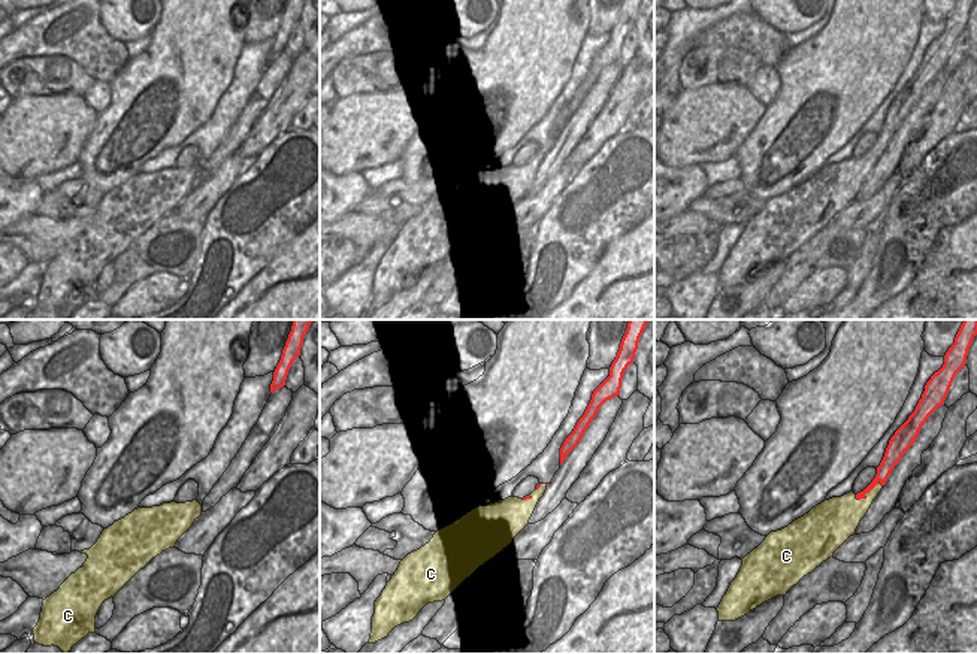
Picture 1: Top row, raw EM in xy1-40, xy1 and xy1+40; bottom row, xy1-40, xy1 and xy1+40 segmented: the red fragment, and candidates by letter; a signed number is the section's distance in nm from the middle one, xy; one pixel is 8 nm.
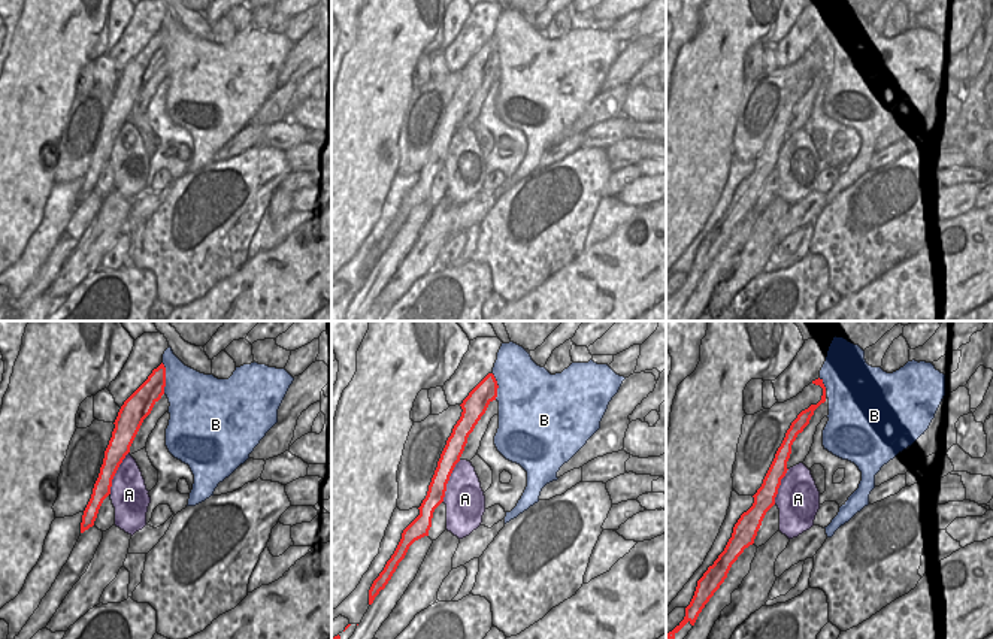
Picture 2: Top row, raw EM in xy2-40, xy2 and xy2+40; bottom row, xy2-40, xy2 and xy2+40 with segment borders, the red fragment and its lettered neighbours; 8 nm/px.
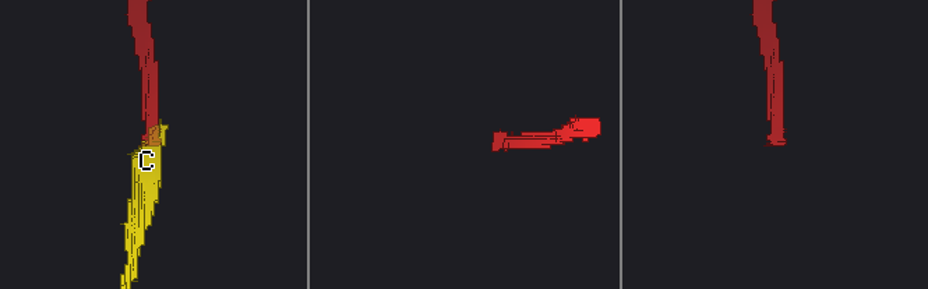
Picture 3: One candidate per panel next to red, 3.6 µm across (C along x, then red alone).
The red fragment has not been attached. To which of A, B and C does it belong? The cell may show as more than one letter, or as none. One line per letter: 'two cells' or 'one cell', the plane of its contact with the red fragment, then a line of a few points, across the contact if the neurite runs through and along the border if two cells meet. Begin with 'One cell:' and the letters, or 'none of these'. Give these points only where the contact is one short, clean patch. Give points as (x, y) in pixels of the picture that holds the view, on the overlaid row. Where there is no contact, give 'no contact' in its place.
One cell: C
A: two cells | xy2
B: two cells | xy2-40 | xy2-40 (162, 363), (165, 368), (165, 393)
C: one cell | xy1+40 | xy1+40 (883, 471), (880, 480), (867, 491), (844, 512)

